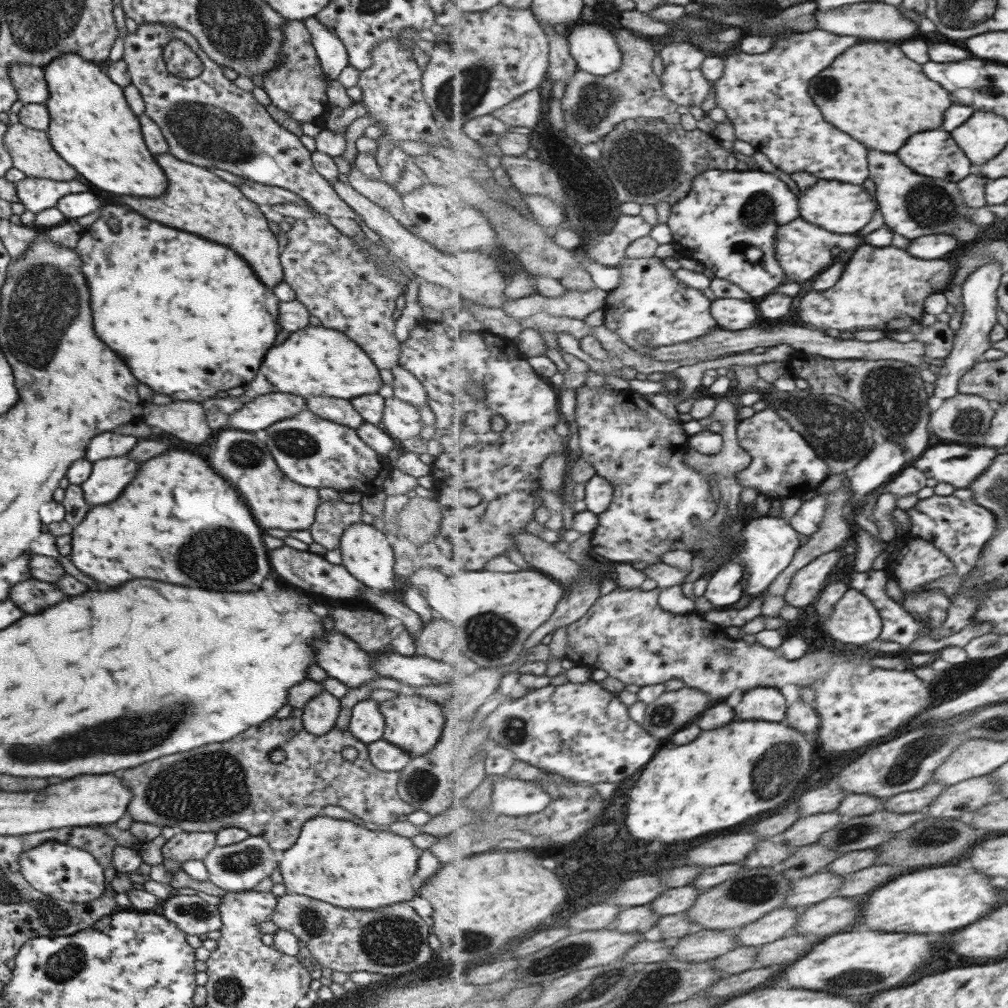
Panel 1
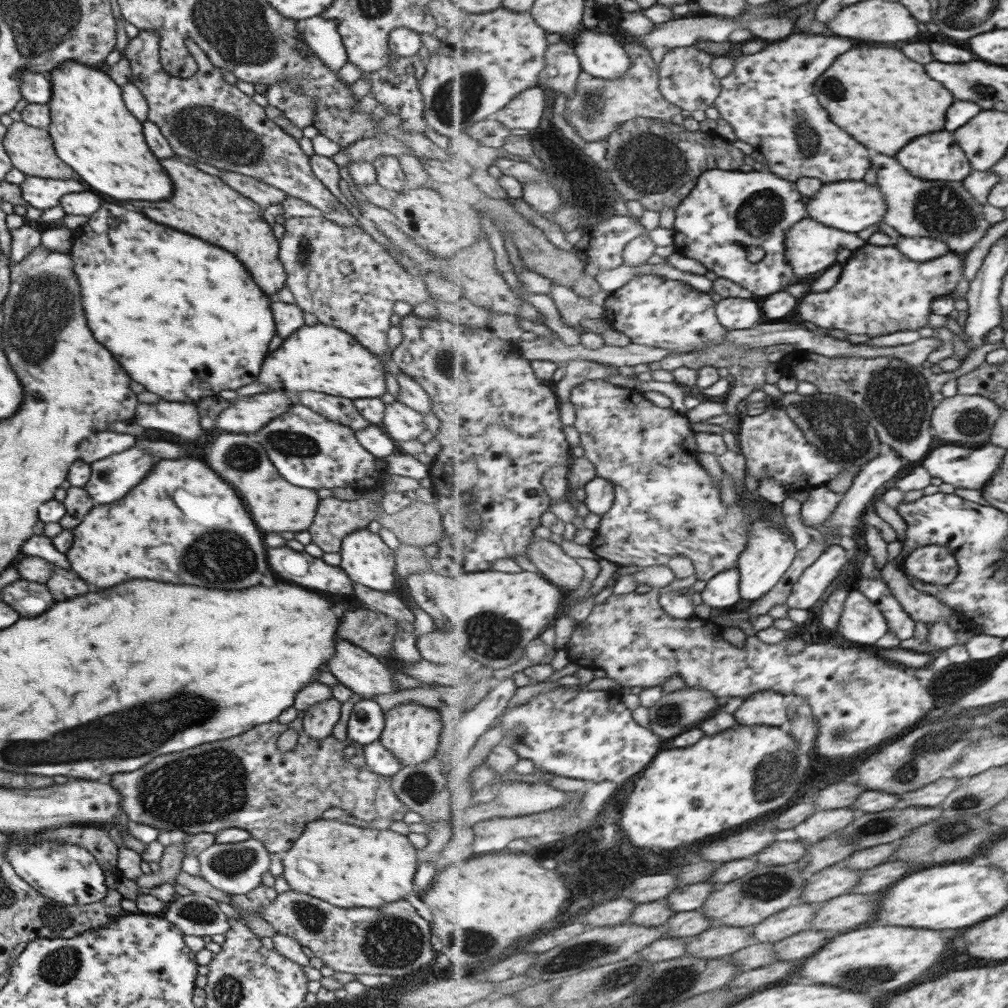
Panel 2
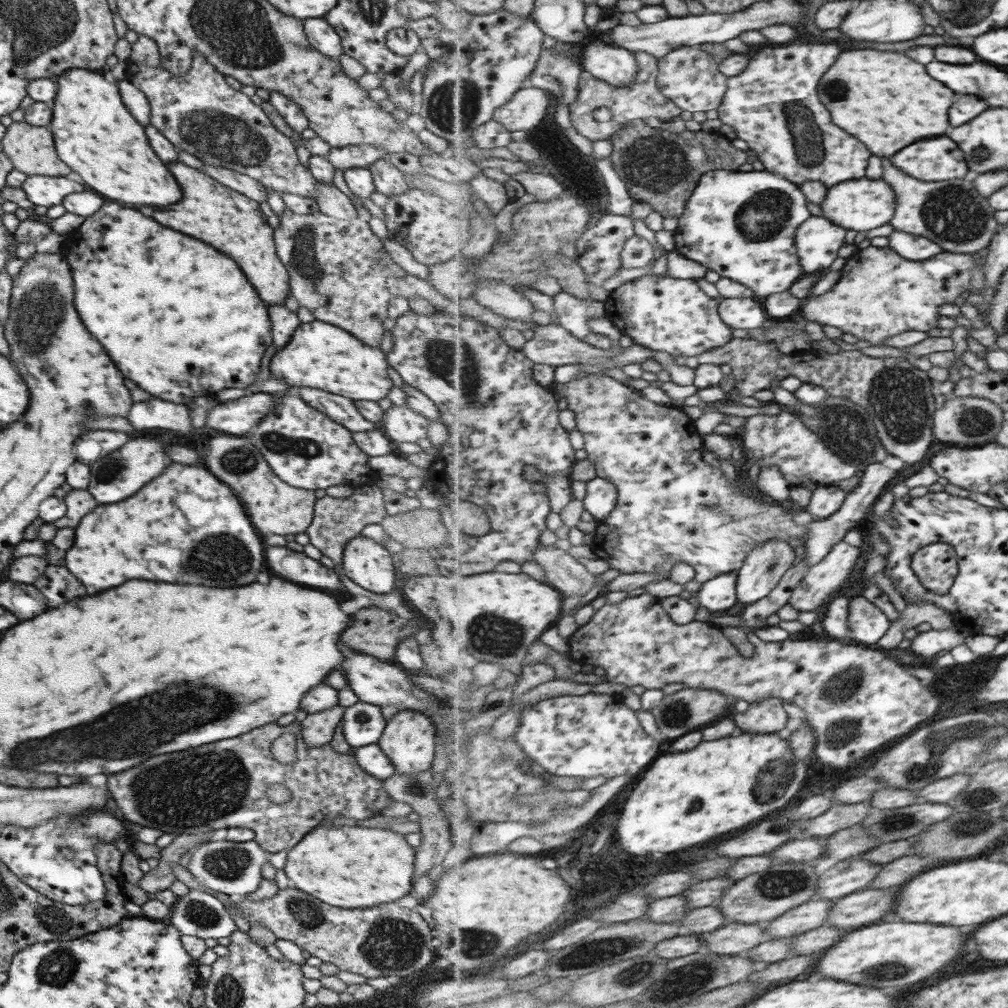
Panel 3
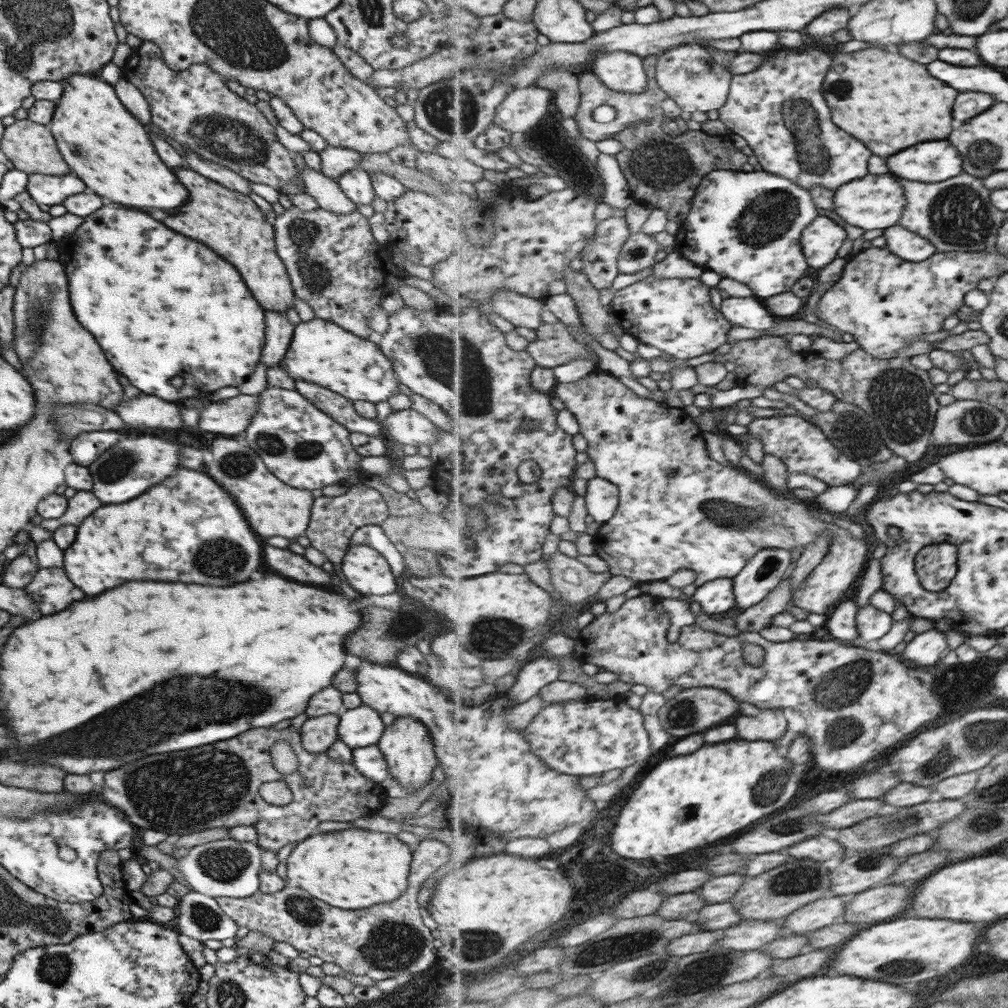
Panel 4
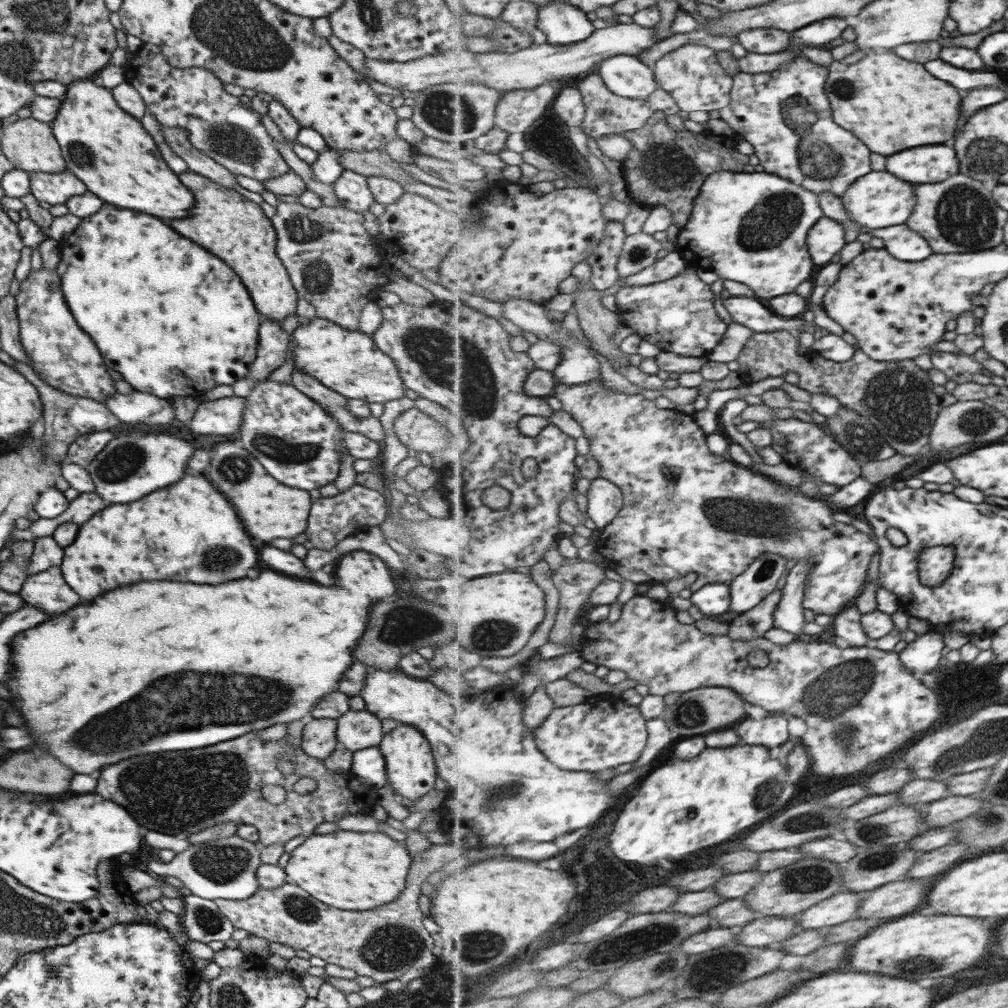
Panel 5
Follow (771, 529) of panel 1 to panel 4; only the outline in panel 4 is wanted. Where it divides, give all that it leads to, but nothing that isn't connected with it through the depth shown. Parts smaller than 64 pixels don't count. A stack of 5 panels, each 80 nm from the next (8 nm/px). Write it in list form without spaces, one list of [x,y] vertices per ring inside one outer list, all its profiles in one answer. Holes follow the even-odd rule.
[[[783,547],[761,549],[734,578],[737,608],[759,604],[783,580],[791,566],[791,552]]]

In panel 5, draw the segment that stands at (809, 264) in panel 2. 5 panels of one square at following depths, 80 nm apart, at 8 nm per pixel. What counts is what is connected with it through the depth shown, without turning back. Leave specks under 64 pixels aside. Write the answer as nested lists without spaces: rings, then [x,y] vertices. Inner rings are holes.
[[[824,218],[809,232],[809,253],[816,266],[829,264],[847,244],[845,228],[831,218]]]

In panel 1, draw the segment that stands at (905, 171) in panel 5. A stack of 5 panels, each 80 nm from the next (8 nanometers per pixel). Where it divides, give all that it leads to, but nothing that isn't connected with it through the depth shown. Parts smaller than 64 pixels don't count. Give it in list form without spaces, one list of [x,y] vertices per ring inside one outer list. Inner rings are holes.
[[[945,130],[921,132],[897,154],[915,172],[933,179],[958,183],[973,173],[972,160],[957,146],[951,132]]]

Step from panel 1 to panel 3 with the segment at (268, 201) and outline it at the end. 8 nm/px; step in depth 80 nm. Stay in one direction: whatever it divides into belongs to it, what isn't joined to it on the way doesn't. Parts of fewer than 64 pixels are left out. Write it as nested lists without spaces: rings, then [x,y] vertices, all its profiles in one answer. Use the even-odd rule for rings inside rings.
[[[204,163],[203,165],[204,167],[201,172],[209,175],[214,181],[217,180],[217,182],[221,183],[223,186],[246,196],[249,200],[254,200],[257,204],[267,200],[268,189],[261,183],[253,180],[250,176],[227,168],[219,168]]]

